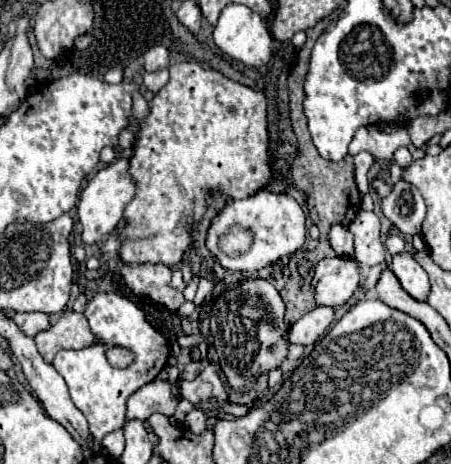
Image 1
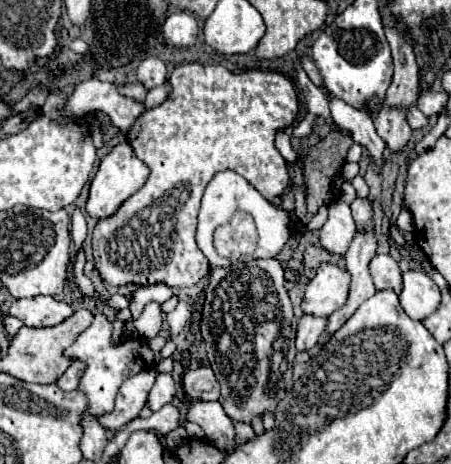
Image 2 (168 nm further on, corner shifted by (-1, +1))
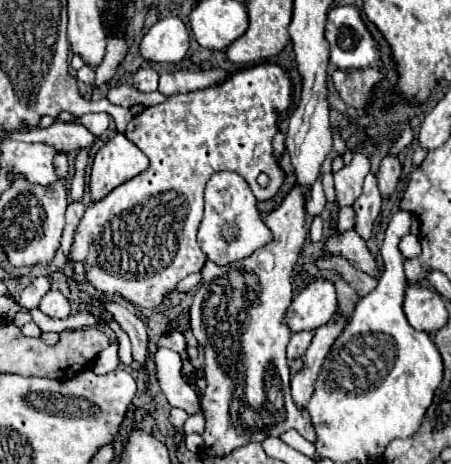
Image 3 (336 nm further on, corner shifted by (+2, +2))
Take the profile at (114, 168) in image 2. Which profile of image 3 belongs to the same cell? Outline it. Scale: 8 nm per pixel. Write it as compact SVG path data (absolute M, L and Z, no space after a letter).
M118 133L114 139L106 141L106 145L100 147L92 161L90 175L92 201L100 201L114 187L148 169L148 163L150 163L148 157L132 141L128 141L126 135Z

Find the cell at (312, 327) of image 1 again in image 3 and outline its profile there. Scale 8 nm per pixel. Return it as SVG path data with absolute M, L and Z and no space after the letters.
M310 331L294 333L294 335L290 337L288 347L286 347L286 355L288 355L288 359L298 359L298 357L302 357L302 355L306 353L310 341L312 341L312 333L310 333Z

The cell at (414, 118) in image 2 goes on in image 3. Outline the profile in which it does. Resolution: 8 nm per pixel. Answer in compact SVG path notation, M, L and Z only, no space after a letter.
M342 69L332 71L332 81L340 97L356 107L362 109L370 99L370 89L378 85L382 73L376 69L356 69L356 73L344 73Z

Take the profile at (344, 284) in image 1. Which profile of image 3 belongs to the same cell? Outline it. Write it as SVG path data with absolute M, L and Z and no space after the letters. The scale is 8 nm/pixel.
M316 279L312 281L300 295L294 297L292 305L288 307L284 319L286 319L286 325L292 333L298 333L298 331L314 331L318 329L320 325L324 325L324 321L330 321L336 313L336 291L334 291L334 285L330 281L324 281L324 279Z

